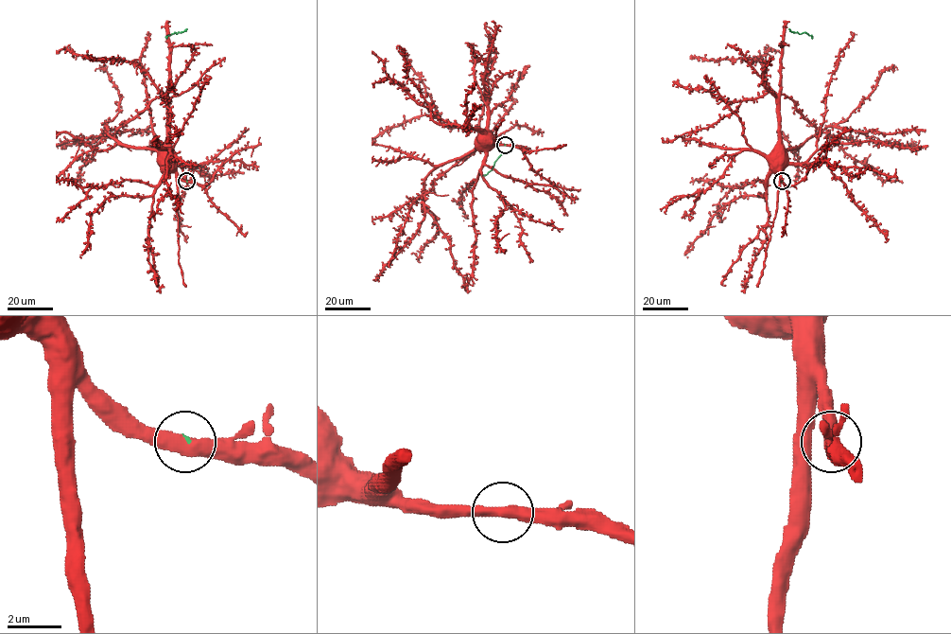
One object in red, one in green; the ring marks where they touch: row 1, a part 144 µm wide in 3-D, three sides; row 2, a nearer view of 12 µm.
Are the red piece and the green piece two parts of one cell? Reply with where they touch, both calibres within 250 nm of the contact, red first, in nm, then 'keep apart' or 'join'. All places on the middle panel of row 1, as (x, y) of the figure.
place (505, 145); calibres 480 and 50 nm; keep apart

